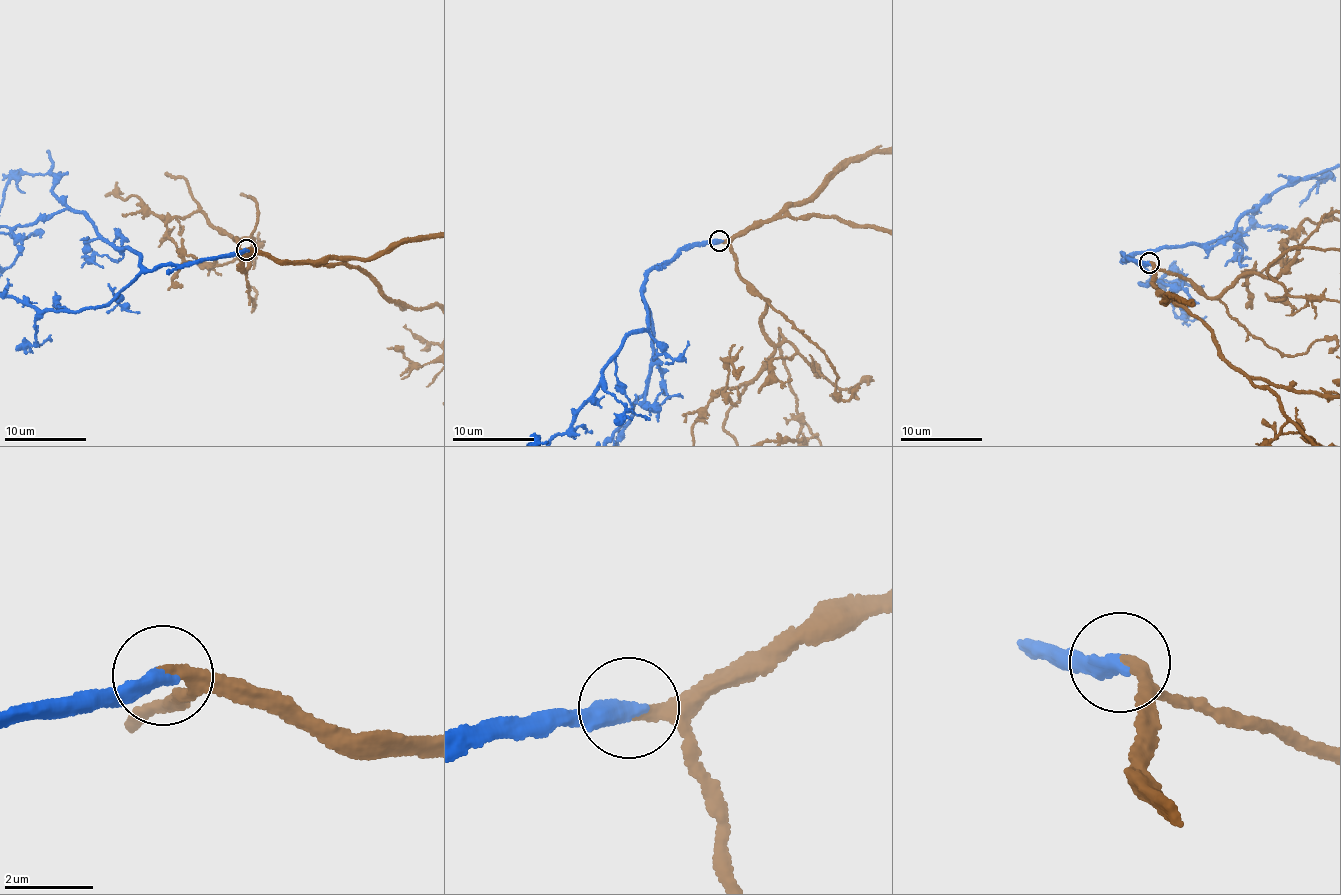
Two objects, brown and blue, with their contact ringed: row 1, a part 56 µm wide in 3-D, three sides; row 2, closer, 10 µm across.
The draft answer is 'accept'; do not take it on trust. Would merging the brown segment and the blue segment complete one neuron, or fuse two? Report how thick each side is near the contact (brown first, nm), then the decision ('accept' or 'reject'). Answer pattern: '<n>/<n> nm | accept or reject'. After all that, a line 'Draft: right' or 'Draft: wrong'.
280/400 nm | accept
Draft: right

